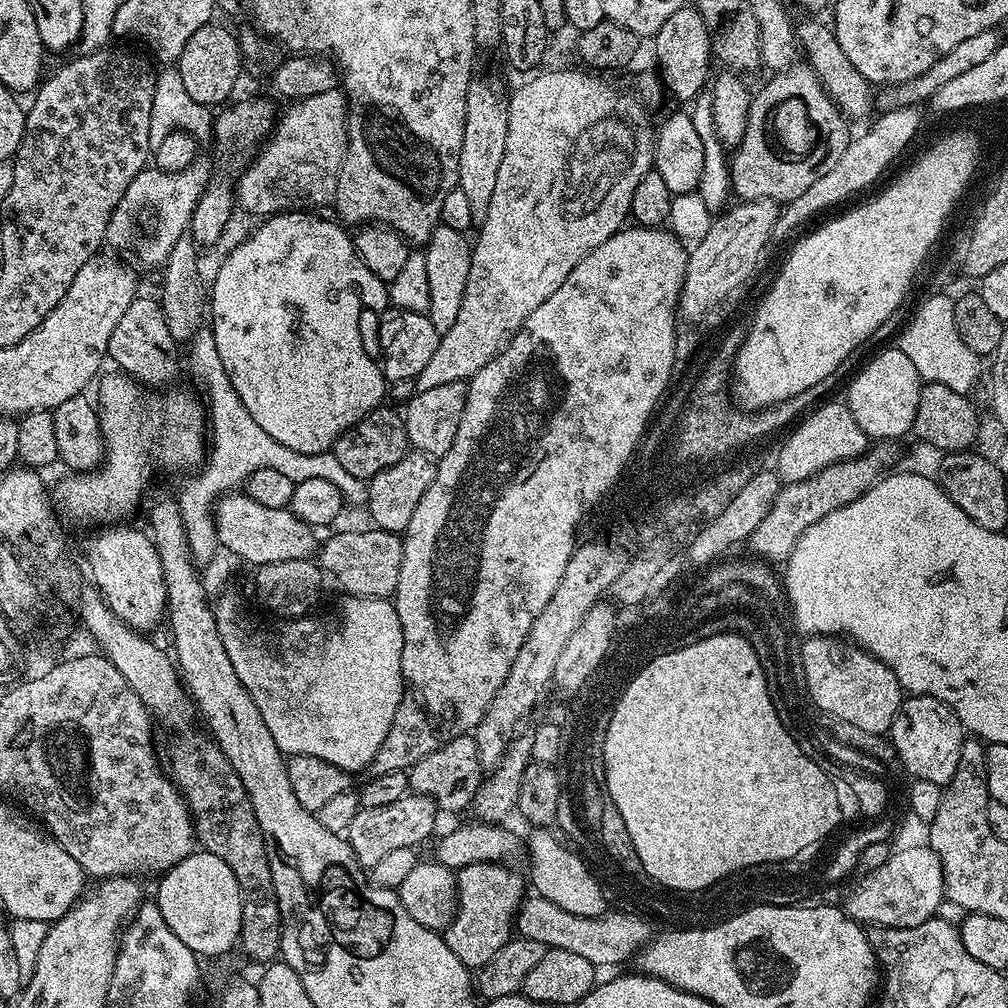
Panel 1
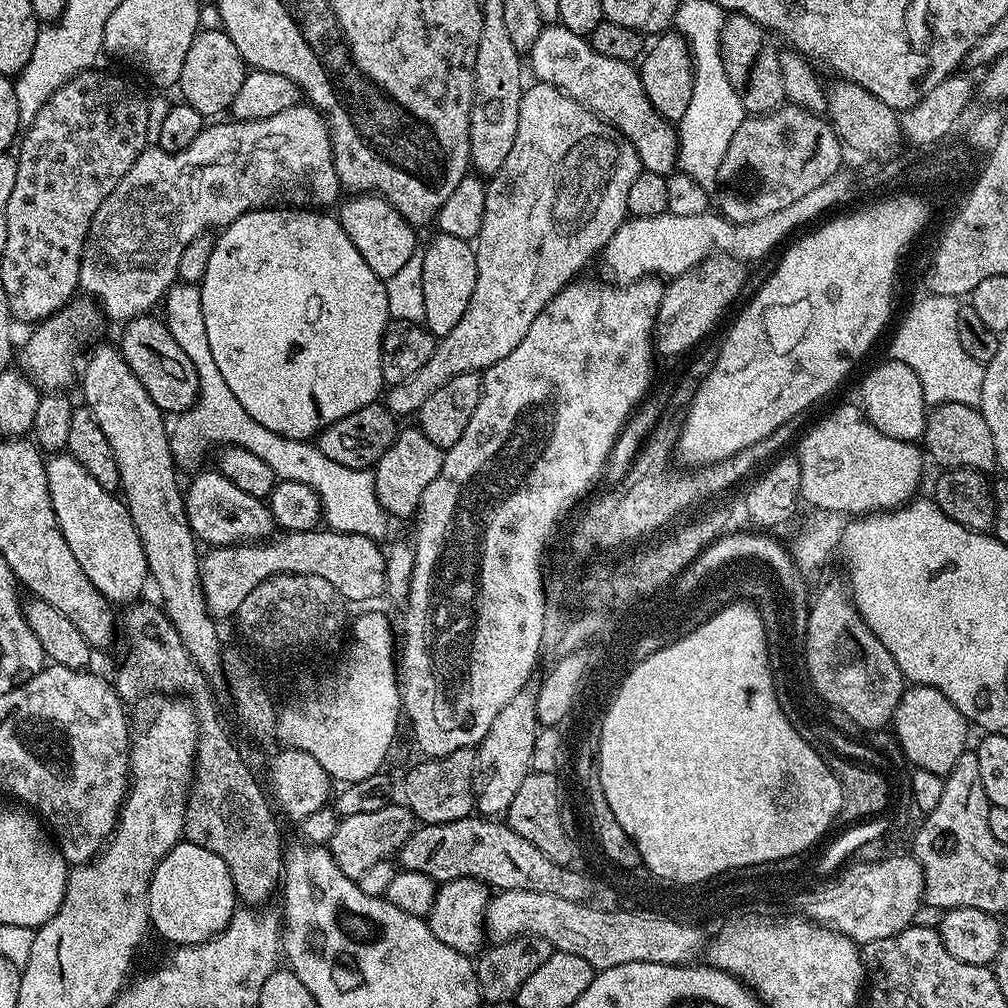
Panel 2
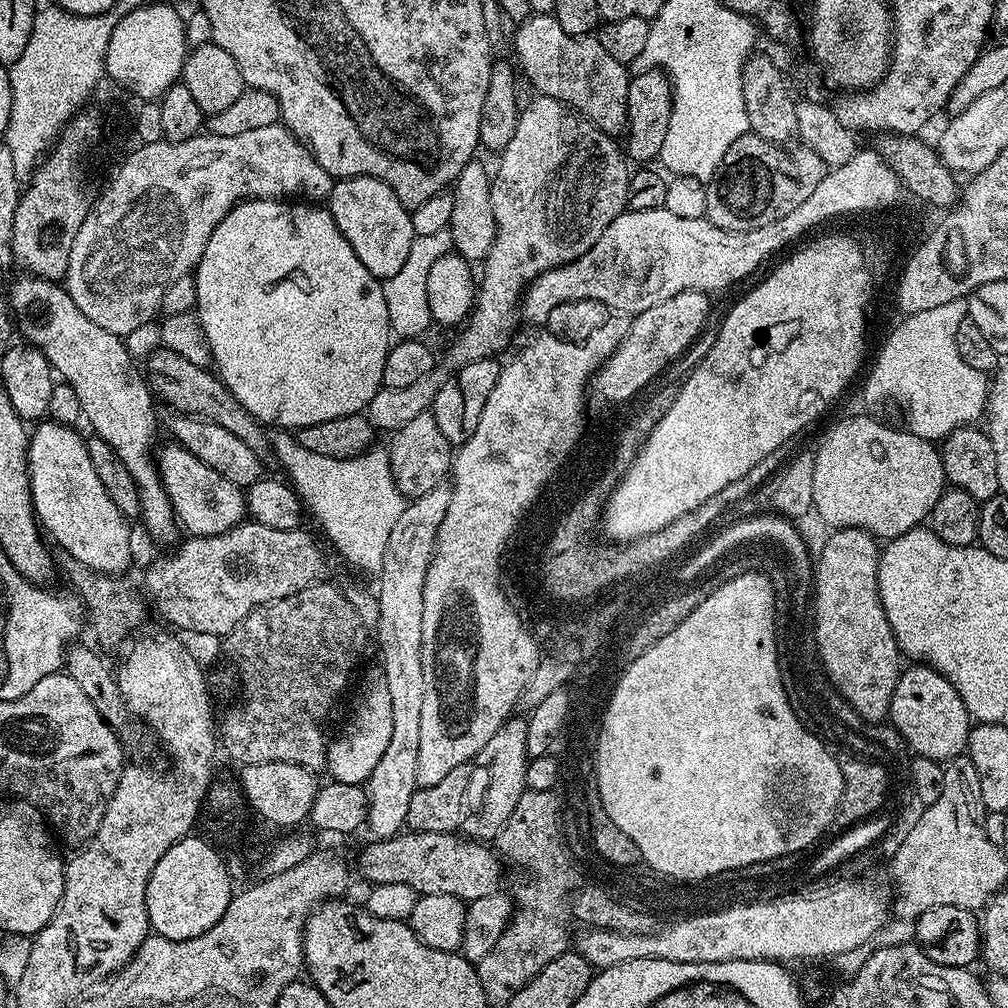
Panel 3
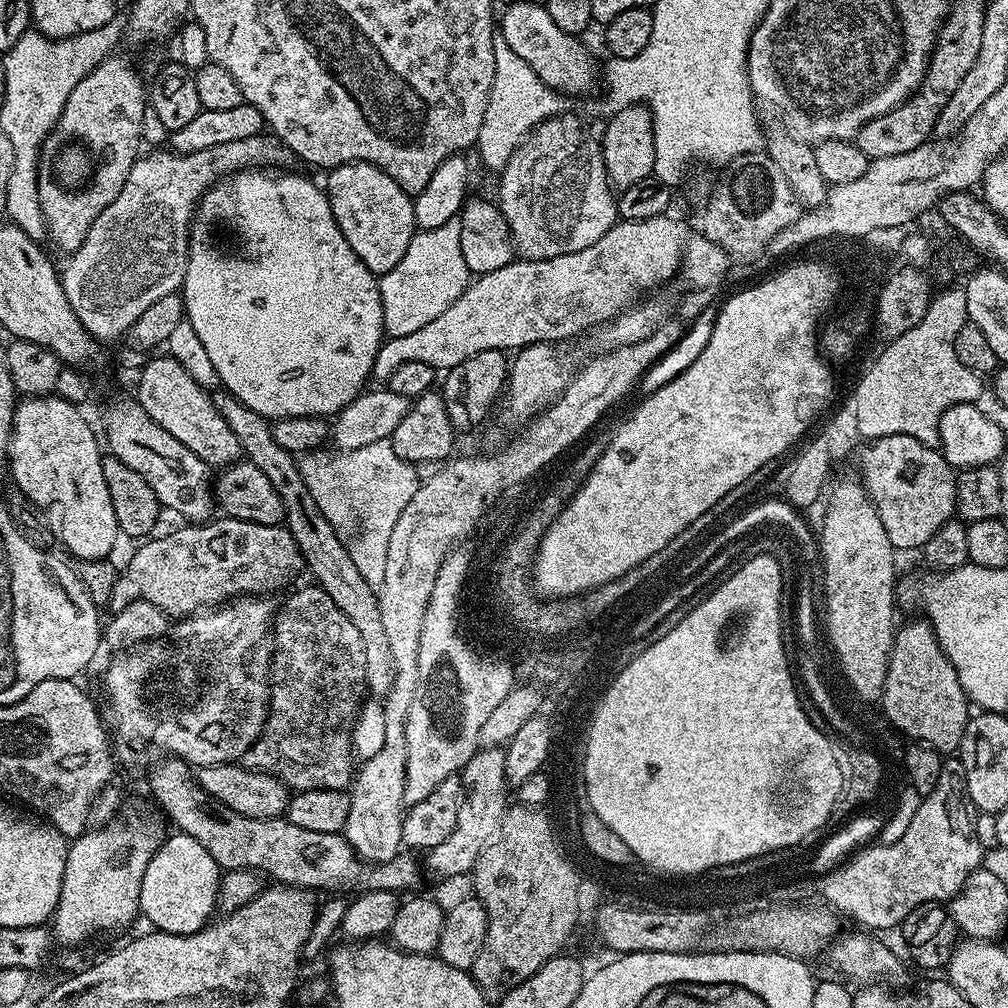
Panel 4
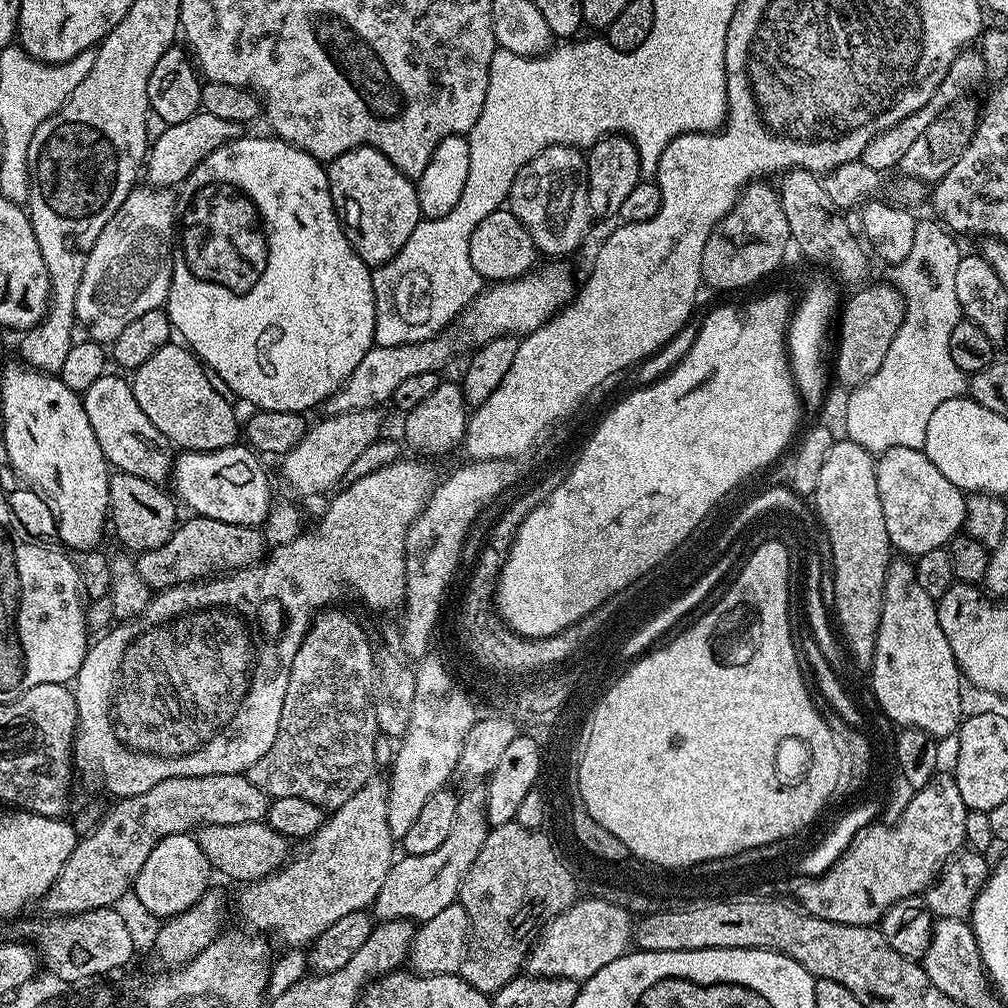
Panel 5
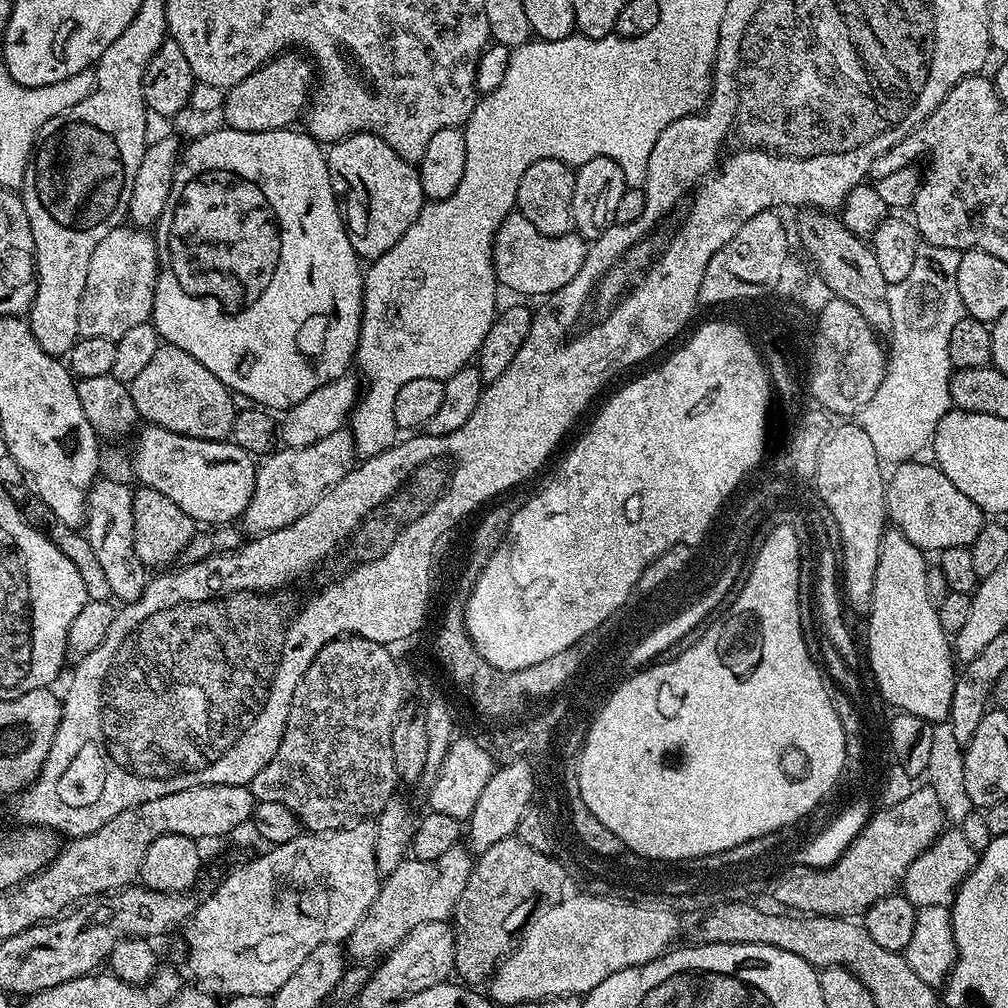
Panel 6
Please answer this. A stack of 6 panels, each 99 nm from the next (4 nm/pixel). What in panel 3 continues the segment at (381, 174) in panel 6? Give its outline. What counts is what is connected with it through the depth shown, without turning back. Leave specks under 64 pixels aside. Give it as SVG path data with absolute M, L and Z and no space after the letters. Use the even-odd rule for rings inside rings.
M373 176L337 179L328 195L326 207L338 230L342 230L342 238L350 242L350 250L358 254L358 262L362 262L362 266L366 266L366 270L370 270L377 280L383 282L402 270L417 235L412 225L411 211L404 207L398 194L386 186L386 182Z

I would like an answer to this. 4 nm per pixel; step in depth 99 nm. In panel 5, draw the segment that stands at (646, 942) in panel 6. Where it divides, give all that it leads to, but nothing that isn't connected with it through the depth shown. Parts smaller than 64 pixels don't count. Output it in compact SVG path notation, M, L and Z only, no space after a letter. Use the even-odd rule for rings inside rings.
M580 898L544 925L528 954L526 968L533 976L557 976L583 982L629 951L633 940L633 913L608 901Z

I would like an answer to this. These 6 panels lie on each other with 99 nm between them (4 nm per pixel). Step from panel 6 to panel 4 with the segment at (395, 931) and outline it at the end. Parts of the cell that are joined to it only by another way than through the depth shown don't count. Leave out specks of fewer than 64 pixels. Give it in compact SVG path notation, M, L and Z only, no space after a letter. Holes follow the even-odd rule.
M481 747L477 750L470 758L470 762L464 767L462 779L464 782L464 797L458 806L458 826L454 826L454 834L450 834L450 838L446 838L446 842L441 842L439 846L434 846L427 853L427 871L429 868L436 876L467 877L471 873L472 867L476 865L476 860L482 854L482 850L486 850L486 846L490 846L499 838L500 831L502 830L502 822L504 821L504 814L510 807L510 801L508 801L510 785L506 778L504 754L500 748Z

